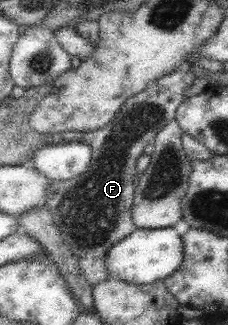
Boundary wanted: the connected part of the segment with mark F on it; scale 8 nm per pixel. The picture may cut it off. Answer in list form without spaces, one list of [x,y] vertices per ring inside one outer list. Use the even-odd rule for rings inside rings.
[[[184,67],[151,82],[143,91],[126,99],[107,125],[84,135],[84,142],[91,147],[89,167],[81,175],[63,181],[53,180],[47,187],[45,205],[61,230],[65,244],[79,259],[82,275],[92,287],[111,278],[105,267],[107,251],[136,230],[131,209],[137,159],[144,154],[145,146],[155,141],[160,128],[176,119],[177,107],[186,100],[185,91],[195,80],[196,75]]]

